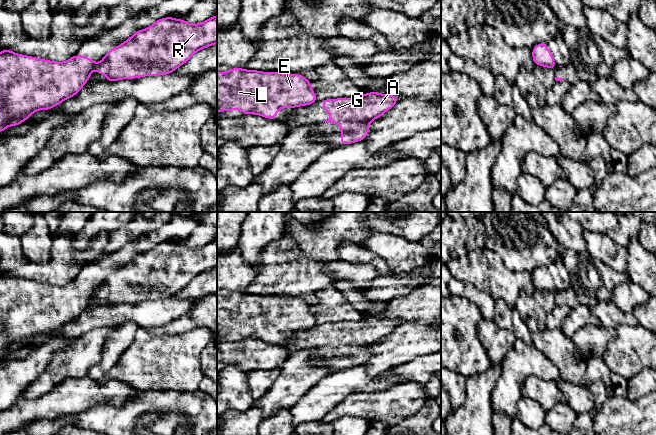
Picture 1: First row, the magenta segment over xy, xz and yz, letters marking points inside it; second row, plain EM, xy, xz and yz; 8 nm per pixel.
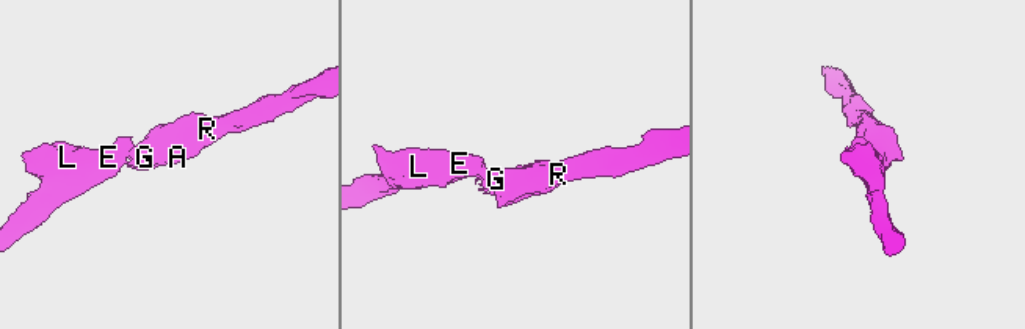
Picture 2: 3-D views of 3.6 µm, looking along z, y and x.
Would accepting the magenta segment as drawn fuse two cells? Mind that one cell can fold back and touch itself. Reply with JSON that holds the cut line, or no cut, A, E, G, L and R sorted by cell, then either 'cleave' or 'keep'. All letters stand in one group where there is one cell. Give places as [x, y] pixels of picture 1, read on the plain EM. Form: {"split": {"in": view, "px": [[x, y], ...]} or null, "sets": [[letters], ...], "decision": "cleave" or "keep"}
{"split": {"in": "xy", "px": [[96, 289], [94, 291]]}, "sets": [["A", "G", "R"], ["E", "L"]], "decision": "cleave"}

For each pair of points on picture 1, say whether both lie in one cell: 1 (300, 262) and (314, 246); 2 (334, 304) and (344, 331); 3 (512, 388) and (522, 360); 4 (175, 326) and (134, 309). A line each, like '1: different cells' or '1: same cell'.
1: different cells
2: different cells
3: same cell
4: different cells

